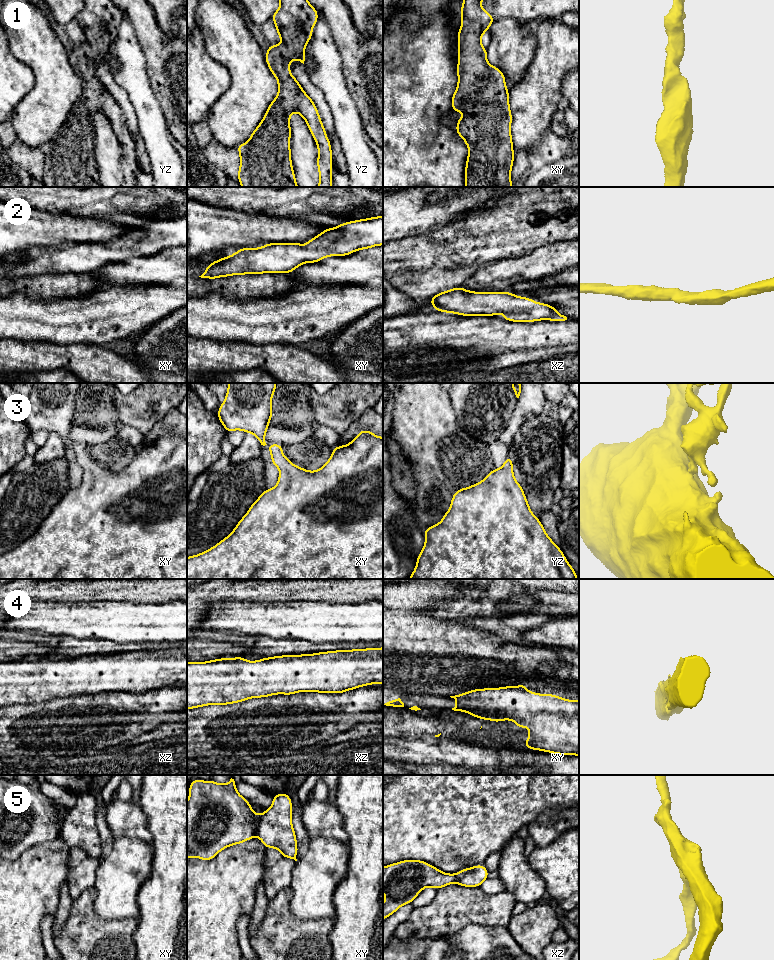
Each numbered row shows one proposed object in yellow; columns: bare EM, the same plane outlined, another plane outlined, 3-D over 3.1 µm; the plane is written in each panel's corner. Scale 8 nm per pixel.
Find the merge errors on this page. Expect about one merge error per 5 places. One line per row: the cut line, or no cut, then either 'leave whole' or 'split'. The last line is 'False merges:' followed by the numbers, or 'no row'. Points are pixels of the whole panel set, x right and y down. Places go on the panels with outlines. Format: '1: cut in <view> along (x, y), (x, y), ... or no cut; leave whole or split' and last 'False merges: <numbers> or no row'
1: no cut; leave whole
2: no cut; leave whole
3: no cut; leave whole
4: no cut; leave whole
5: cut in xy along (260, 816), (260, 822), (254, 835); split
False merges: 5

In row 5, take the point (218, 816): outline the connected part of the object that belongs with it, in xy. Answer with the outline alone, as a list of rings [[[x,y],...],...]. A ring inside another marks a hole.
[[[194,779],[189,785],[189,799],[187,801],[187,859],[197,857],[204,861],[212,860],[223,849],[243,843],[255,836],[260,823],[260,815],[252,810],[250,803],[236,790],[234,779],[227,784]]]

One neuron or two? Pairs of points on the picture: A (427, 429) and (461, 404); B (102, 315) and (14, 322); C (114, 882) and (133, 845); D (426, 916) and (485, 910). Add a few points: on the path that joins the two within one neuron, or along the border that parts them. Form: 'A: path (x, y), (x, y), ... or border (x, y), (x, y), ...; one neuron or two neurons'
A: border (447, 393), (456, 422), (464, 430); two neurons
B: path (80, 319), (36, 319); one neuron
C: path (121, 873), (128, 866), (133, 854); one neuron
D: path (441, 916), (451, 910), (470, 910); one neuron

